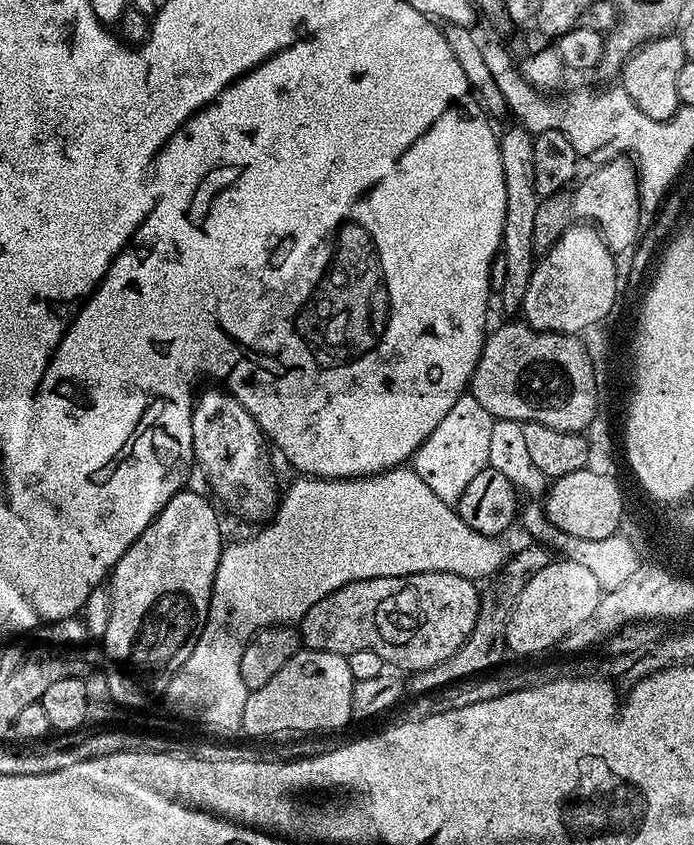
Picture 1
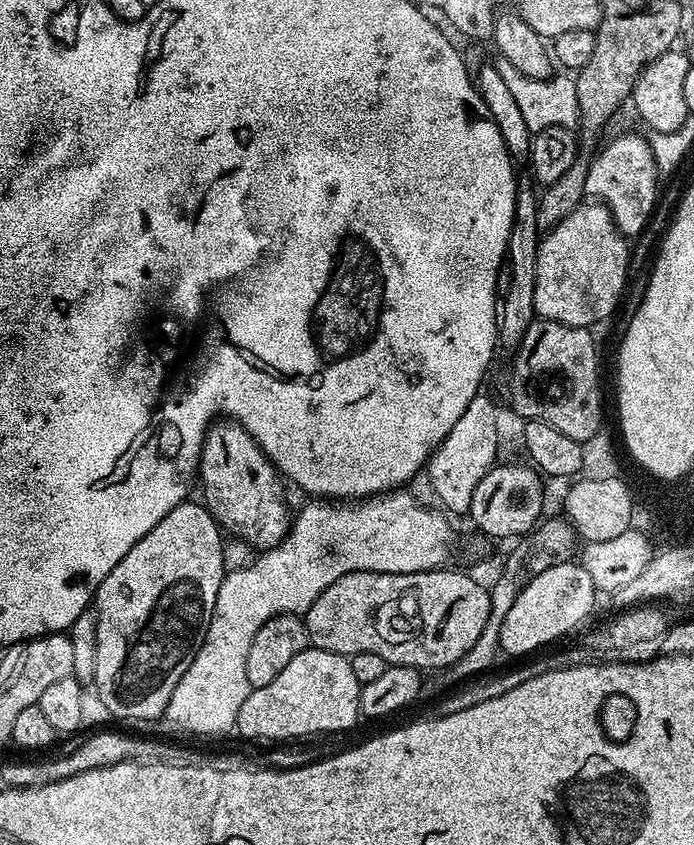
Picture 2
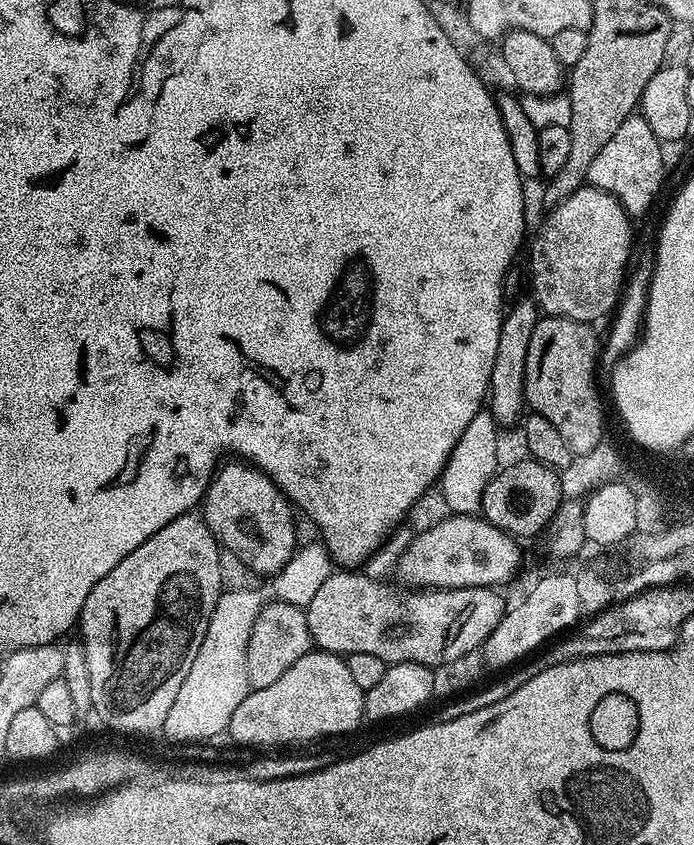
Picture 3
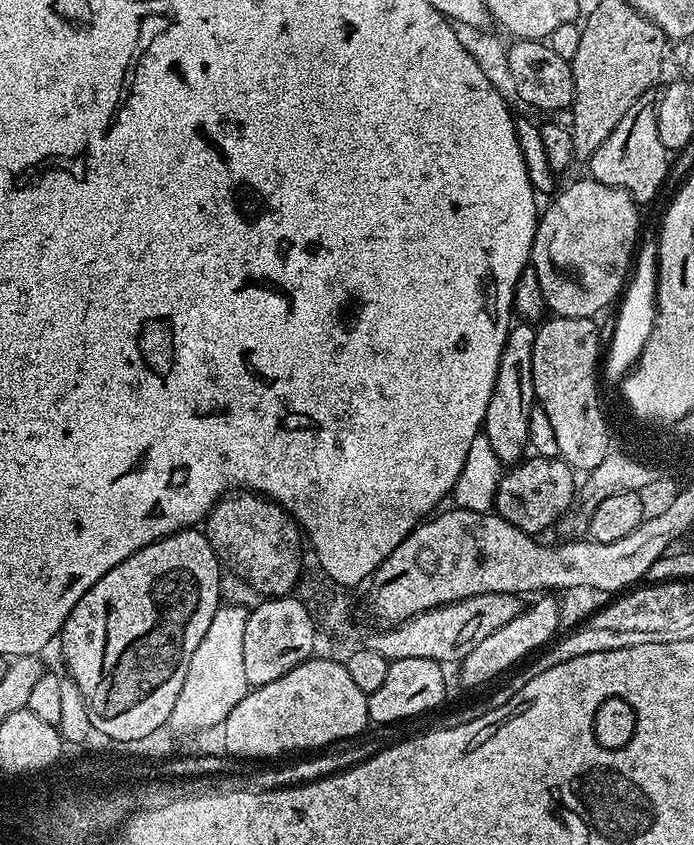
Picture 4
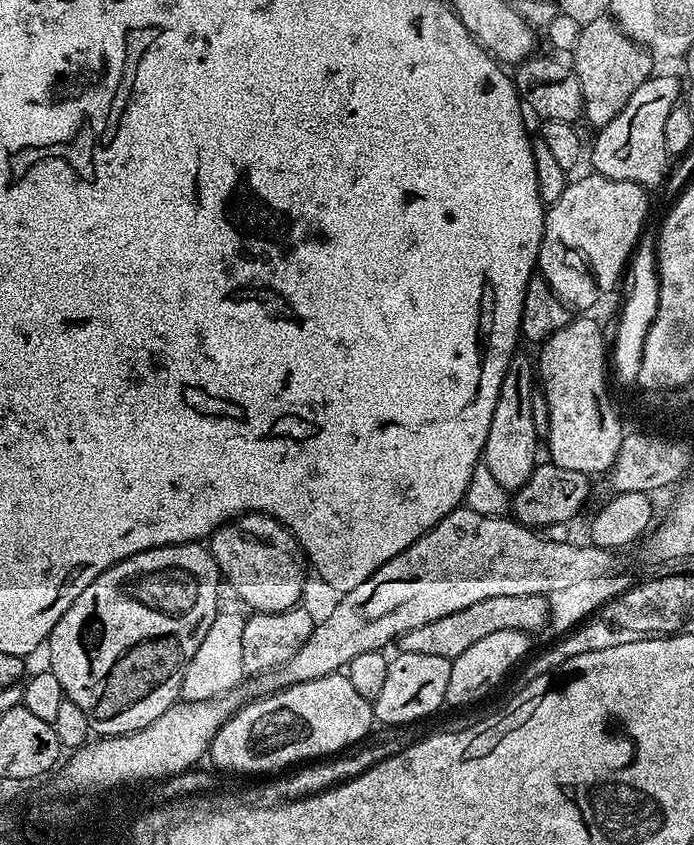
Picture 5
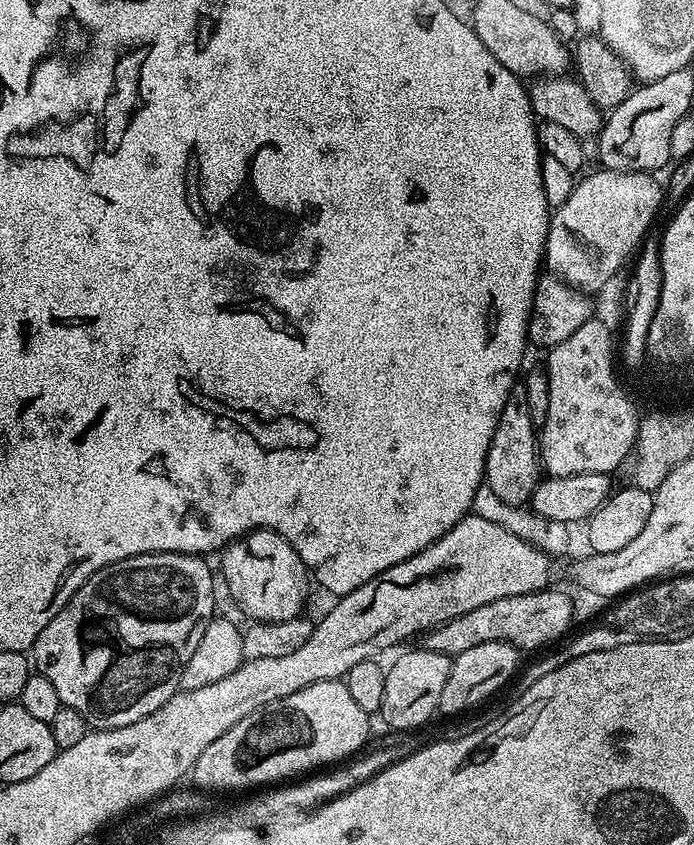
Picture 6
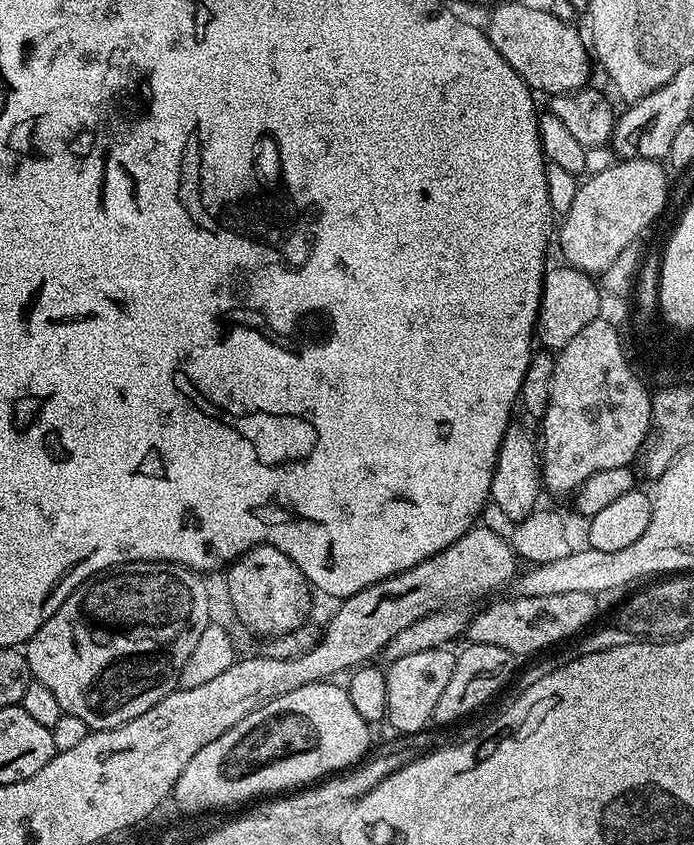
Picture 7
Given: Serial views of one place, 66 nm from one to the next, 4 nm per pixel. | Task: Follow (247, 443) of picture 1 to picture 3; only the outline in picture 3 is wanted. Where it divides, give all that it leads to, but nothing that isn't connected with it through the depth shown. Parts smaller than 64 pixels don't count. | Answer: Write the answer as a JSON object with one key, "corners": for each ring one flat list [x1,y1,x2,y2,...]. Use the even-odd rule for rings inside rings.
{"corners":[[248,462,217,467,202,501,202,519,225,553,237,556,252,572,275,577,296,553,293,505,270,477]]}

